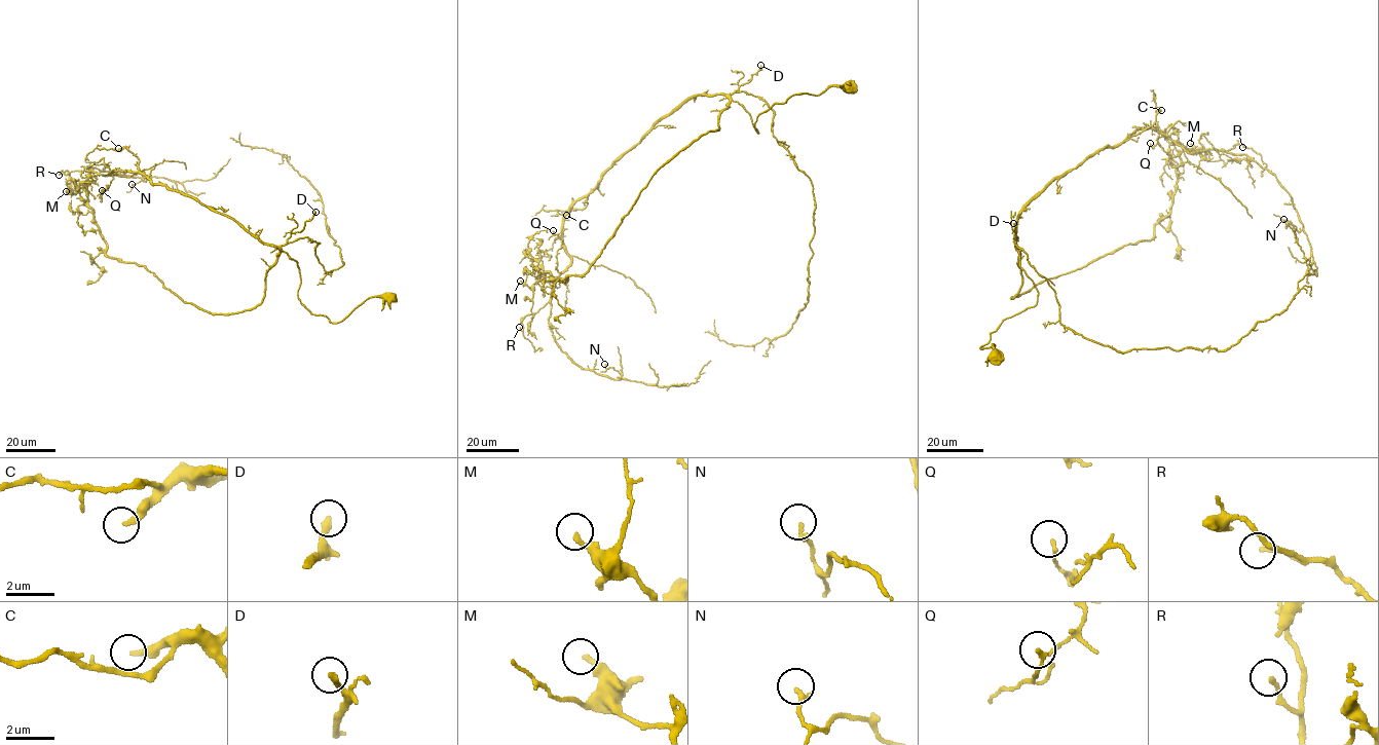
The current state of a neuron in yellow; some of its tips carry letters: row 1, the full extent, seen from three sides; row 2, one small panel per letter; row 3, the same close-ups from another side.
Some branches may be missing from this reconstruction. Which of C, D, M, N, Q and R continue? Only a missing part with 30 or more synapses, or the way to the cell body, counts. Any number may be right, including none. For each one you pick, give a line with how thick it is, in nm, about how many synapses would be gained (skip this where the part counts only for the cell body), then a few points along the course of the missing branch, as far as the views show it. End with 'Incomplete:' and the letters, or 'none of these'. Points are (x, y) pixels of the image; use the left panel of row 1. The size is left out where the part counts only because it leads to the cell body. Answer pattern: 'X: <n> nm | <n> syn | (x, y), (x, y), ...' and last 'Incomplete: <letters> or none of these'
C: 240 nm | 40 syn | (118, 148), (112, 147), (134, 128), (139, 118), (150, 115), (181, 89)
D: 240 nm | 40 syn | (315, 212), (342, 190), (347, 175), (344, 149), (325, 115), (305, 96), (276, 82)
Incomplete: C, D

